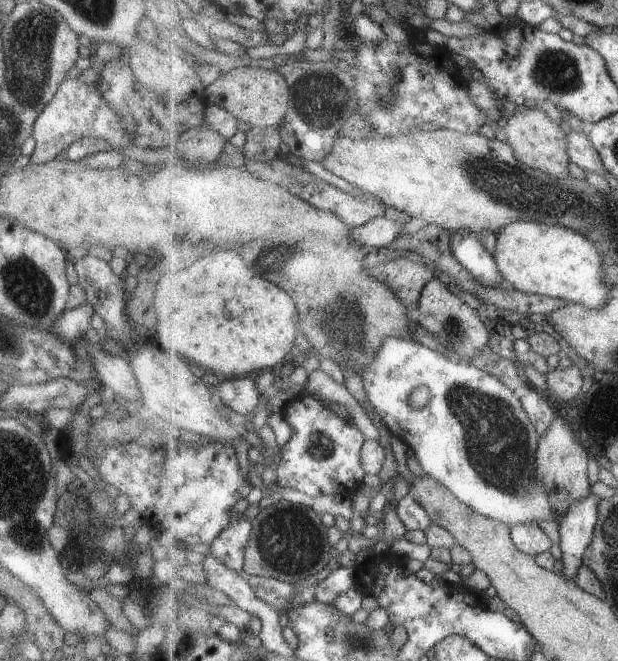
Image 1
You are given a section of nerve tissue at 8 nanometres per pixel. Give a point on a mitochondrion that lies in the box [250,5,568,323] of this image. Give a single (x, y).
(382, 100)

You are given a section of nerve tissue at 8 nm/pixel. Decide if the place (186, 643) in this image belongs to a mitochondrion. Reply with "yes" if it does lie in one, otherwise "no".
no

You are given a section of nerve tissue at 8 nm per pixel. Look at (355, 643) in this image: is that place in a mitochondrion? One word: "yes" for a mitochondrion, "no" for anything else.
yes

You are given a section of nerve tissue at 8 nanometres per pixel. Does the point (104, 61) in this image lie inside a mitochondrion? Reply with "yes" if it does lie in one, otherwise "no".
no

